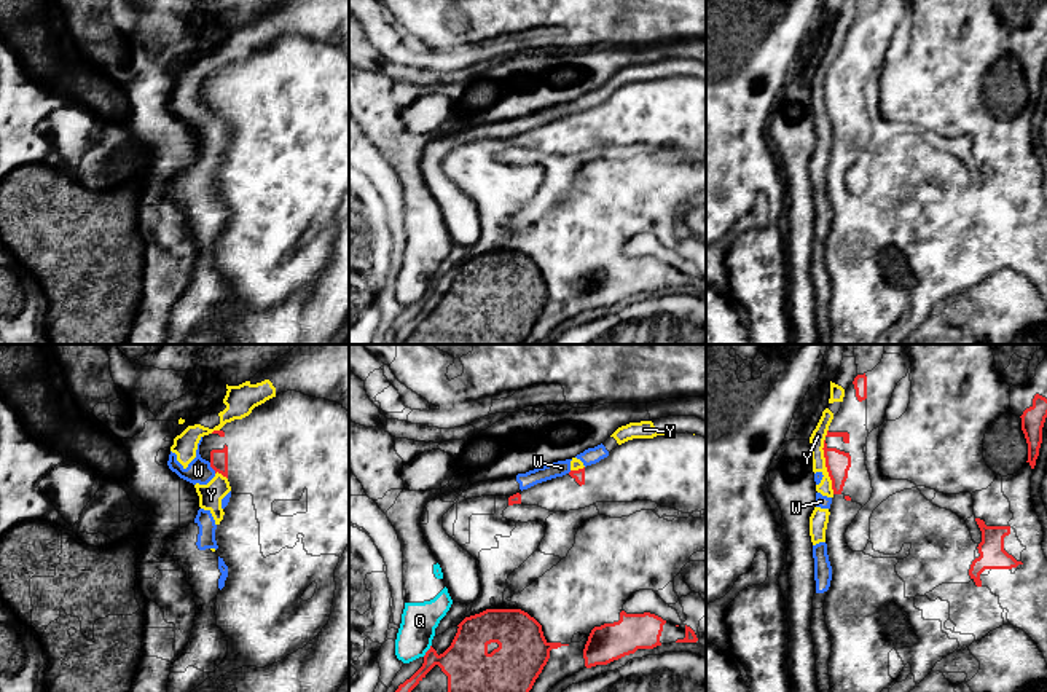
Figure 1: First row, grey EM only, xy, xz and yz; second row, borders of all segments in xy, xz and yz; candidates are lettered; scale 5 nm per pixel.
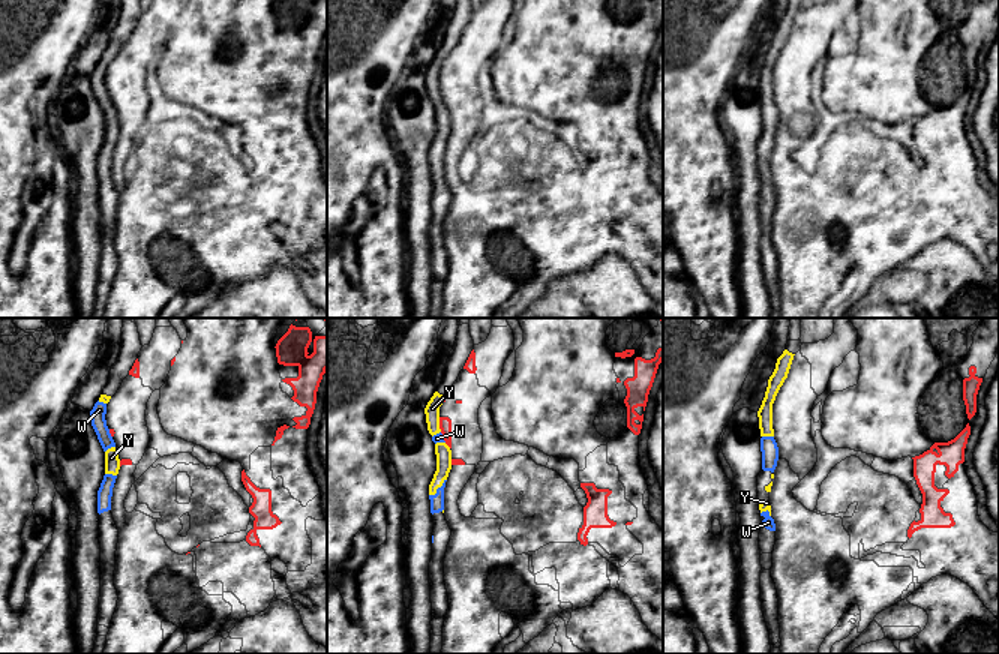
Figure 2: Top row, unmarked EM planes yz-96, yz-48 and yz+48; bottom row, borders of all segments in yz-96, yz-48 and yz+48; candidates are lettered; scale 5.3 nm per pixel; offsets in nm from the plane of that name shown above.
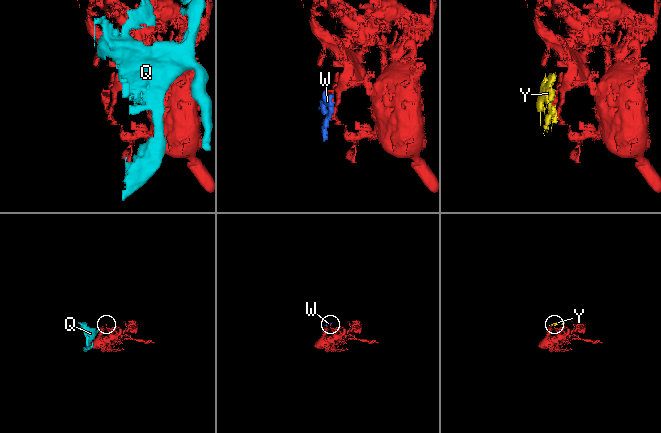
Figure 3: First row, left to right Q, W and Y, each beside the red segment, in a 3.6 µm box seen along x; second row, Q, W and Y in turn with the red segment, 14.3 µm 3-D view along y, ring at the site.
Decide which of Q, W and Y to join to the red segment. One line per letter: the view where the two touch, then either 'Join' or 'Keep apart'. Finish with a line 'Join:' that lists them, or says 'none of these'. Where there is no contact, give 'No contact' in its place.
Q: Touches red in xz. Keep apart
W: Touches red in xy. Keep apart
Y: Touches red in yz. Keep apart
Join: none of these

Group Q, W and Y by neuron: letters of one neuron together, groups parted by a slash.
Q / W Y

